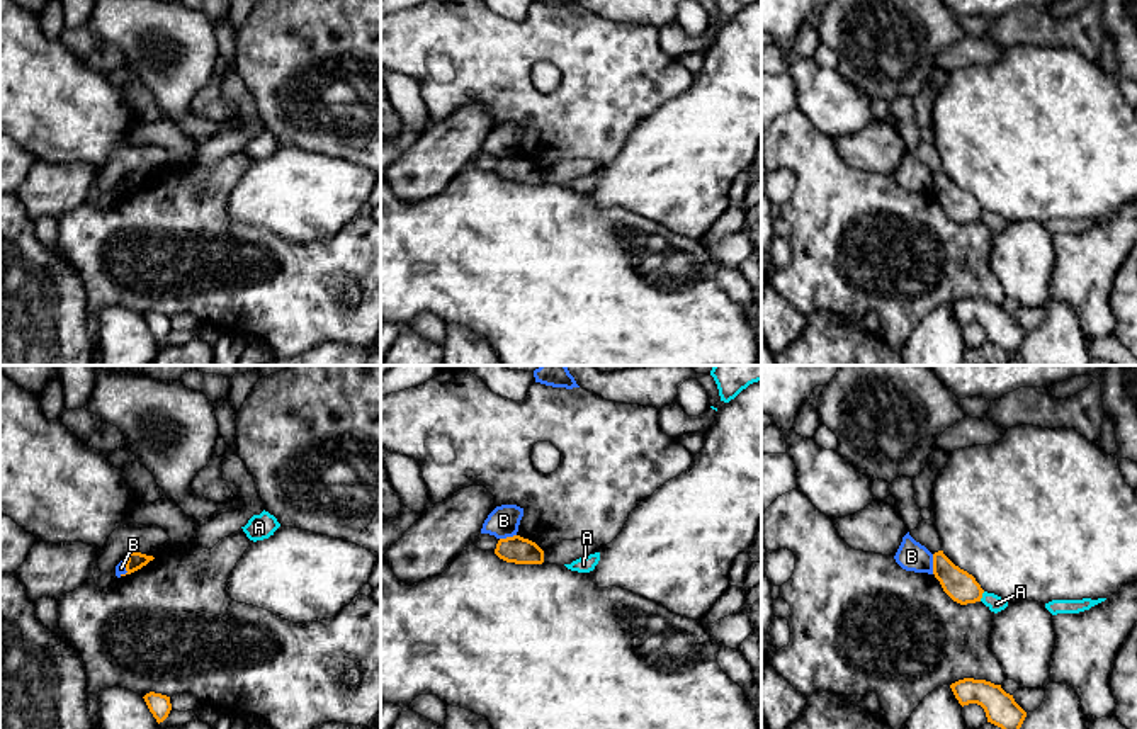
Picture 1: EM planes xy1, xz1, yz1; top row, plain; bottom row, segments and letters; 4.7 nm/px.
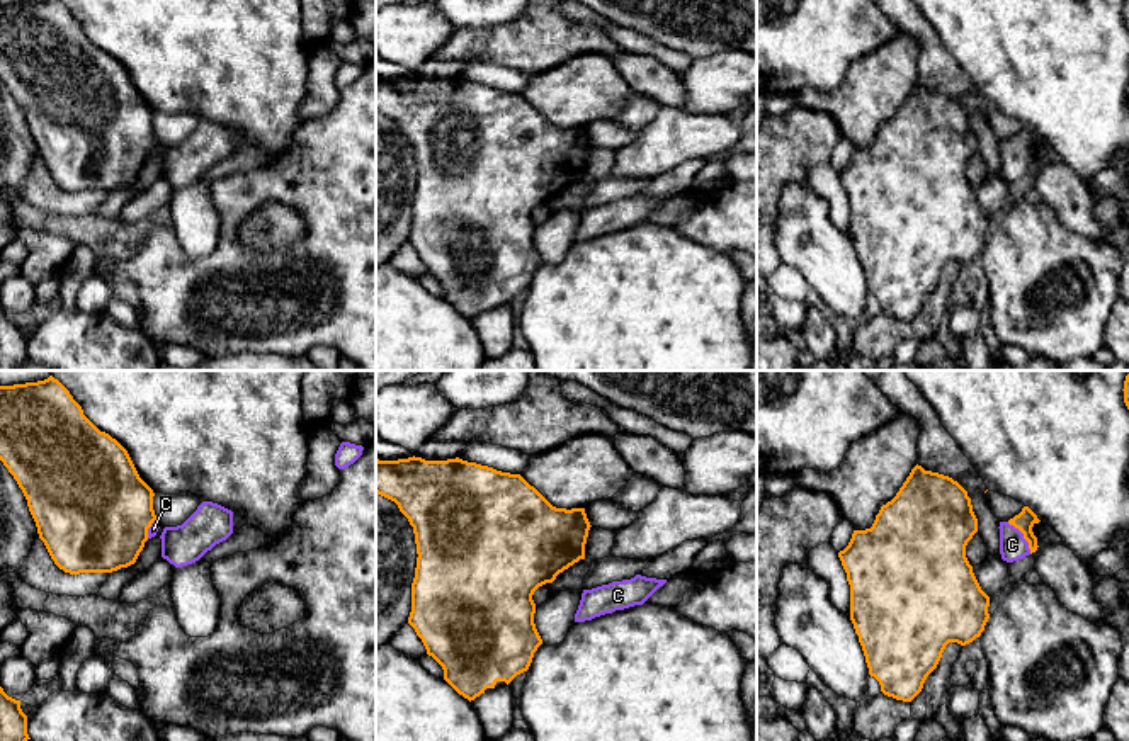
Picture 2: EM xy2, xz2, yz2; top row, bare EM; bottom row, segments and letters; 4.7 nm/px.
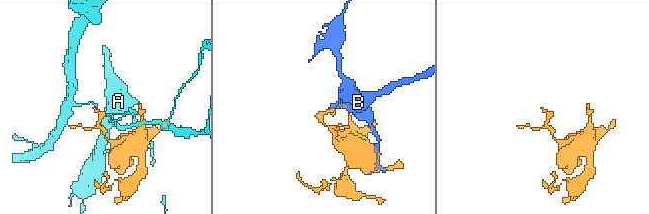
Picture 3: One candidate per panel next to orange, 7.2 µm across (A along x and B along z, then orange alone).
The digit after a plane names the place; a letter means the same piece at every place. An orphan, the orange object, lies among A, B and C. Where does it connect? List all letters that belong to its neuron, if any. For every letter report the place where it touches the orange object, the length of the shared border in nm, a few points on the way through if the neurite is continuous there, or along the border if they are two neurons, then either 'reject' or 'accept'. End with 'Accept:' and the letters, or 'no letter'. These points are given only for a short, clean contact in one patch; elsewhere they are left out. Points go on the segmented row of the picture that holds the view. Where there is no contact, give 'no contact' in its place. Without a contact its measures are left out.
A: yz1 (981, 597) | 50 nm | reject
B: yz1 (933, 565) | 100 nm | along yz1 (932, 554), (933, 573) | reject
C: yz2 (1024, 536) | 190 nm | across yz2 (1026, 519), (1024, 536), (1012, 544) | accept
Accept: C

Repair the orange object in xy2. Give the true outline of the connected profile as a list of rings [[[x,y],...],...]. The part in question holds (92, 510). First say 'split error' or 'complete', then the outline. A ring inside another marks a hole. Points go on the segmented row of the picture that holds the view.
split error | [[[53,376],[0,386],[0,461],[27,500],[39,539],[65,573],[128,568],[160,529],[153,510],[155,493],[139,478],[128,450],[100,432]]]

